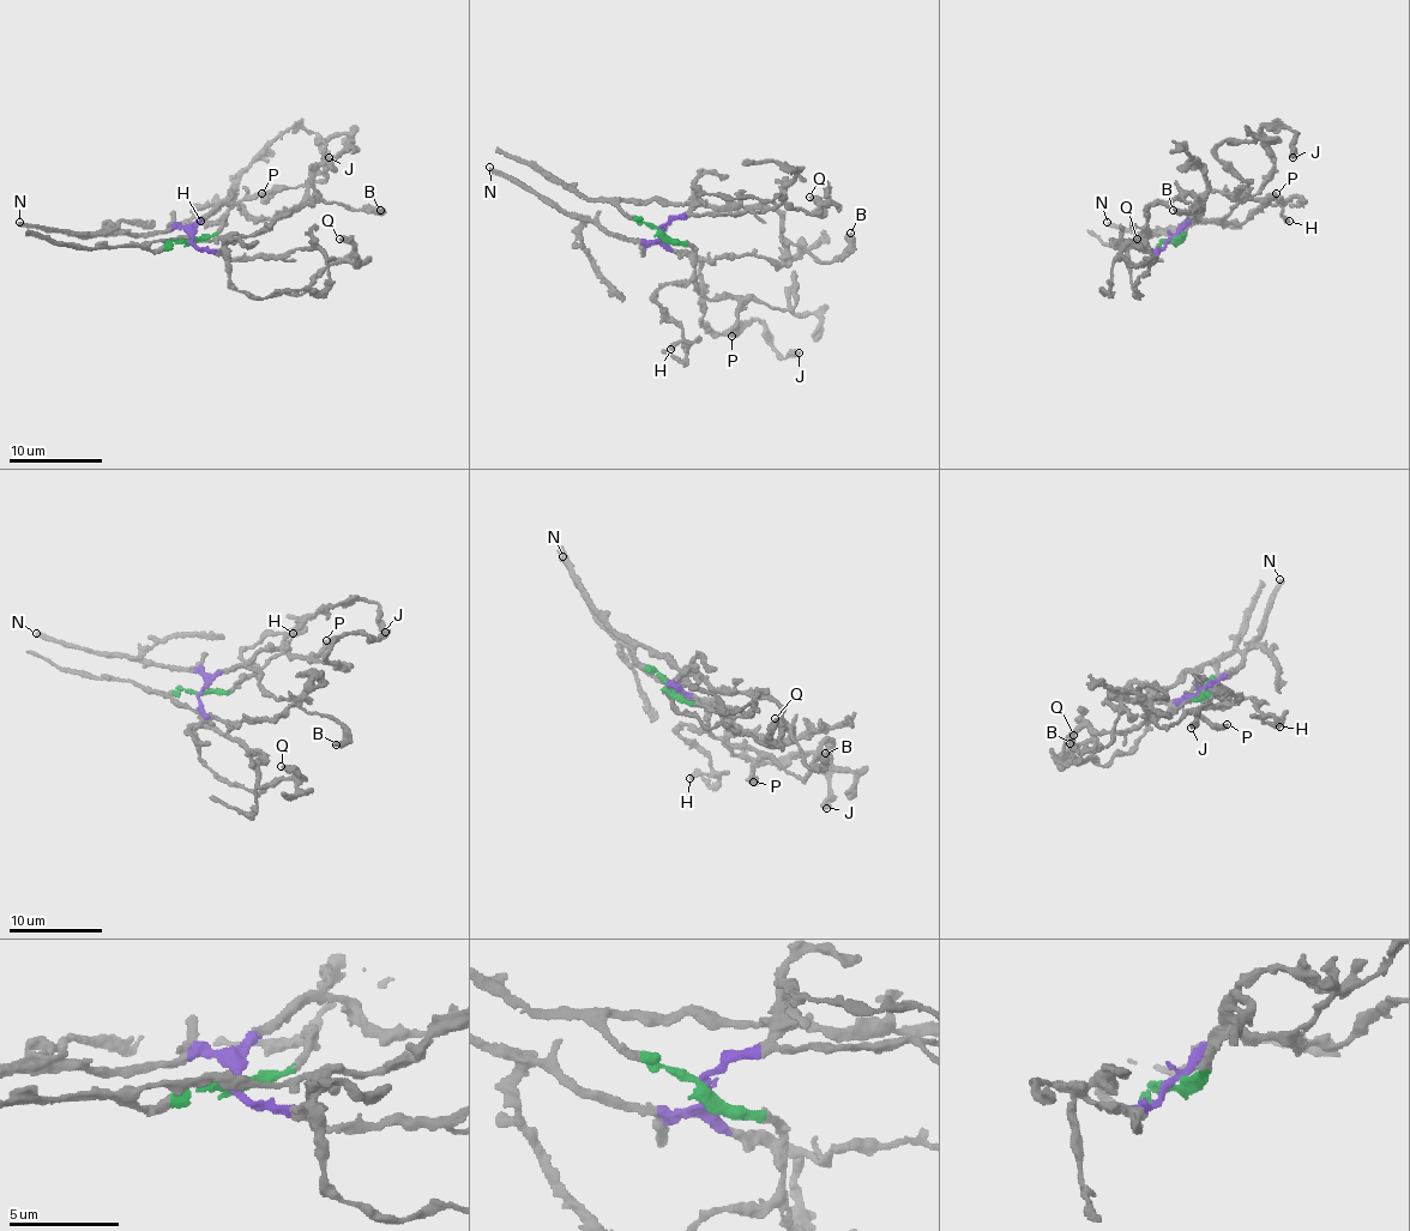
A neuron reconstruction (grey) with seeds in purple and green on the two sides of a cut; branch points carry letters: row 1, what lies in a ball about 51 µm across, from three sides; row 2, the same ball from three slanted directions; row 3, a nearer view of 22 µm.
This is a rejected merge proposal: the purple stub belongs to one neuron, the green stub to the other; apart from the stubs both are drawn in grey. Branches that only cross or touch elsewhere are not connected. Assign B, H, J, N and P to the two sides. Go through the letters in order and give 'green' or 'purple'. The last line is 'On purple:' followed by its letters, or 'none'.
B: green
H: green
J: purple
N: purple
P: green
On purple: J, N

